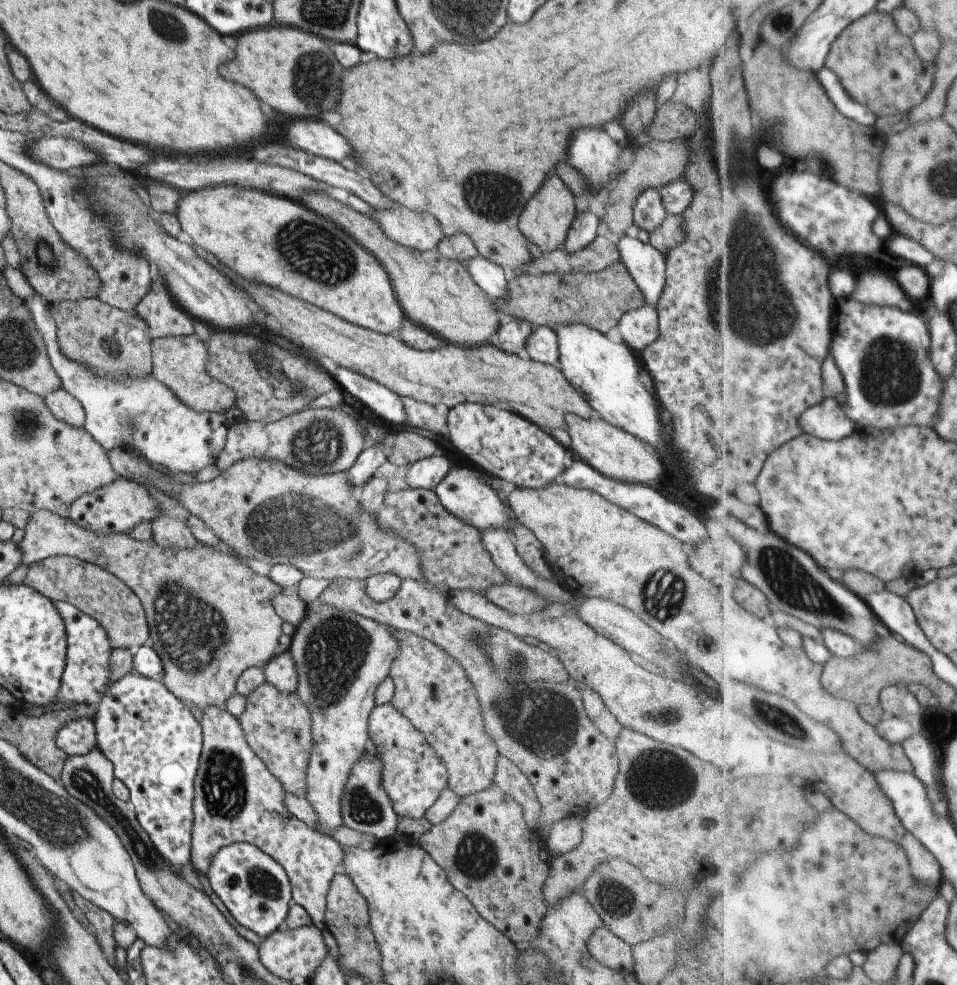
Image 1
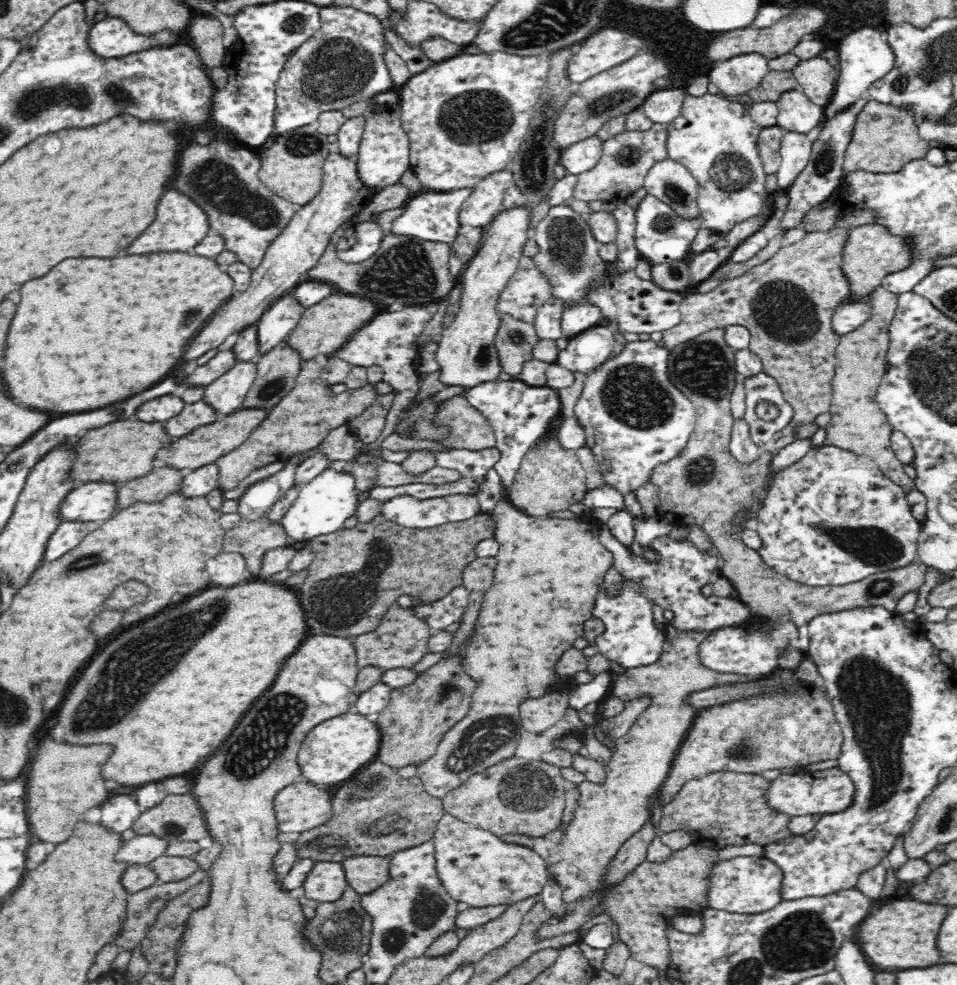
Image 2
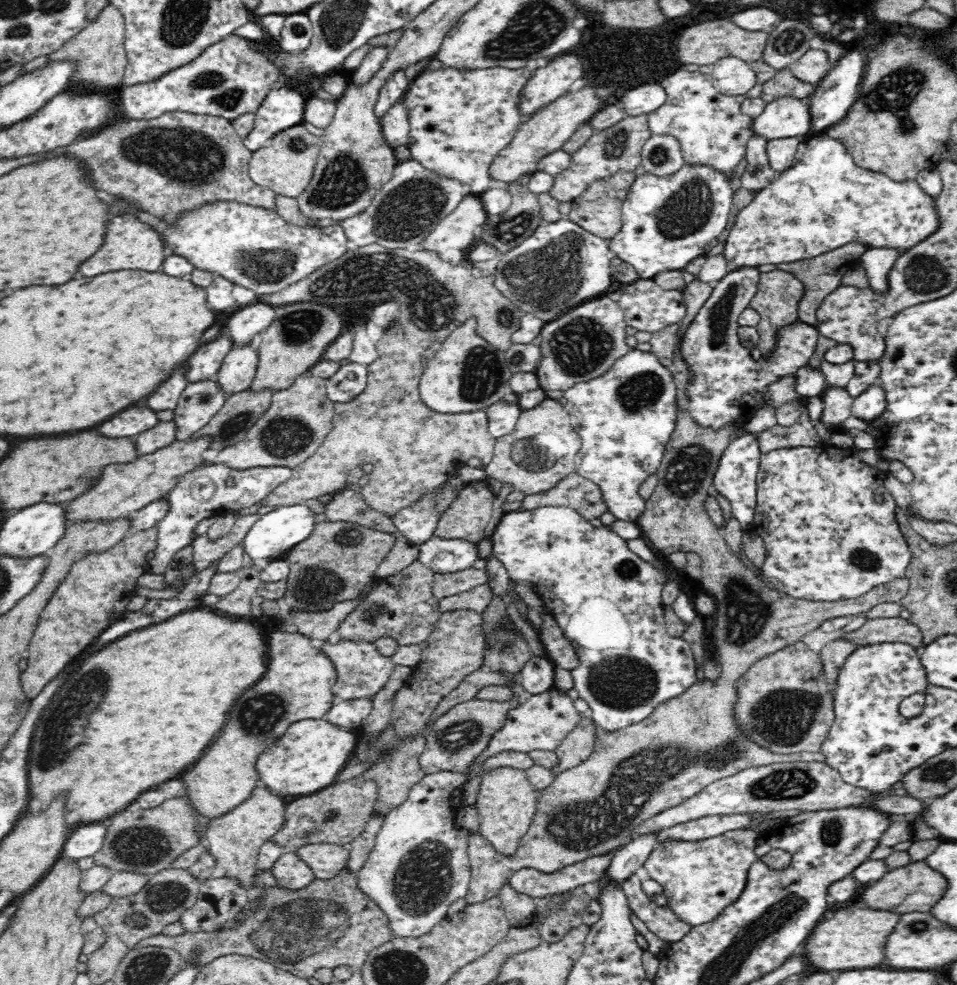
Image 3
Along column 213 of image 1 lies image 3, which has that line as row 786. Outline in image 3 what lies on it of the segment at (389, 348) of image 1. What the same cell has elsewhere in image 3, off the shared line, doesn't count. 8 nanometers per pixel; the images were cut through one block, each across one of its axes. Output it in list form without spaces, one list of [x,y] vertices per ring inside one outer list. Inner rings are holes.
[[[266,786],[256,787],[252,795],[233,812],[216,820],[201,821],[199,826],[207,850],[216,859],[218,873],[226,878],[235,878],[246,887],[246,890],[256,884],[255,864],[259,850],[282,828],[287,808],[283,796],[278,792],[272,792]]]

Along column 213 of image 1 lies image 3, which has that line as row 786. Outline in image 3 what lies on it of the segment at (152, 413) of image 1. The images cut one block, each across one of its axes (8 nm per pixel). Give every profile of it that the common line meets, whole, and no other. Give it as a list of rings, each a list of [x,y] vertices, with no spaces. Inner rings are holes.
[[[440,772],[426,775],[410,789],[408,799],[402,805],[383,816],[374,846],[369,850],[358,873],[358,888],[382,909],[388,917],[389,929],[395,938],[420,938],[428,934],[449,915],[450,904],[467,895],[471,864],[467,855],[470,831],[463,825],[465,806],[462,801],[463,787],[468,775]]]

